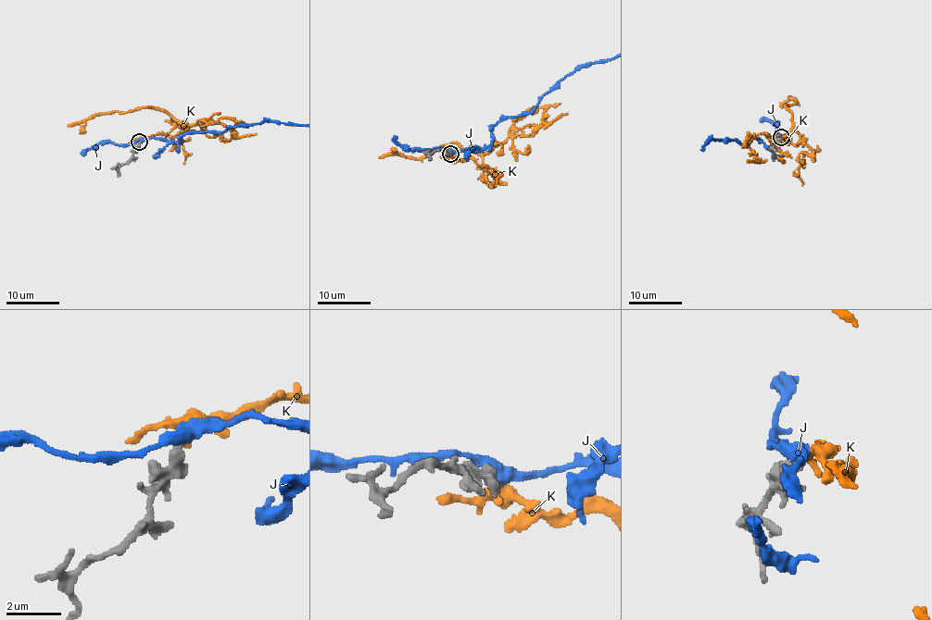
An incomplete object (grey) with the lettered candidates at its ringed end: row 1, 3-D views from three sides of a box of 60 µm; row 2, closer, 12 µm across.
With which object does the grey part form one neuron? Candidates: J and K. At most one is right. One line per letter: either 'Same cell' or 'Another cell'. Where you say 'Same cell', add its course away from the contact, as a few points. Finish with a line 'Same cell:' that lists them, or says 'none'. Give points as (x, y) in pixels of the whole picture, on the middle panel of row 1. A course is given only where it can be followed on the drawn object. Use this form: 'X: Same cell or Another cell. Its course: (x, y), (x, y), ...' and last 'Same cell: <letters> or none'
J: Another cell
K: Same cell. Its course: (451, 153), (485, 166), (484, 154), (504, 142), (511, 126), (532, 107), (546, 107), (545, 122), (567, 112)
Same cell: K

